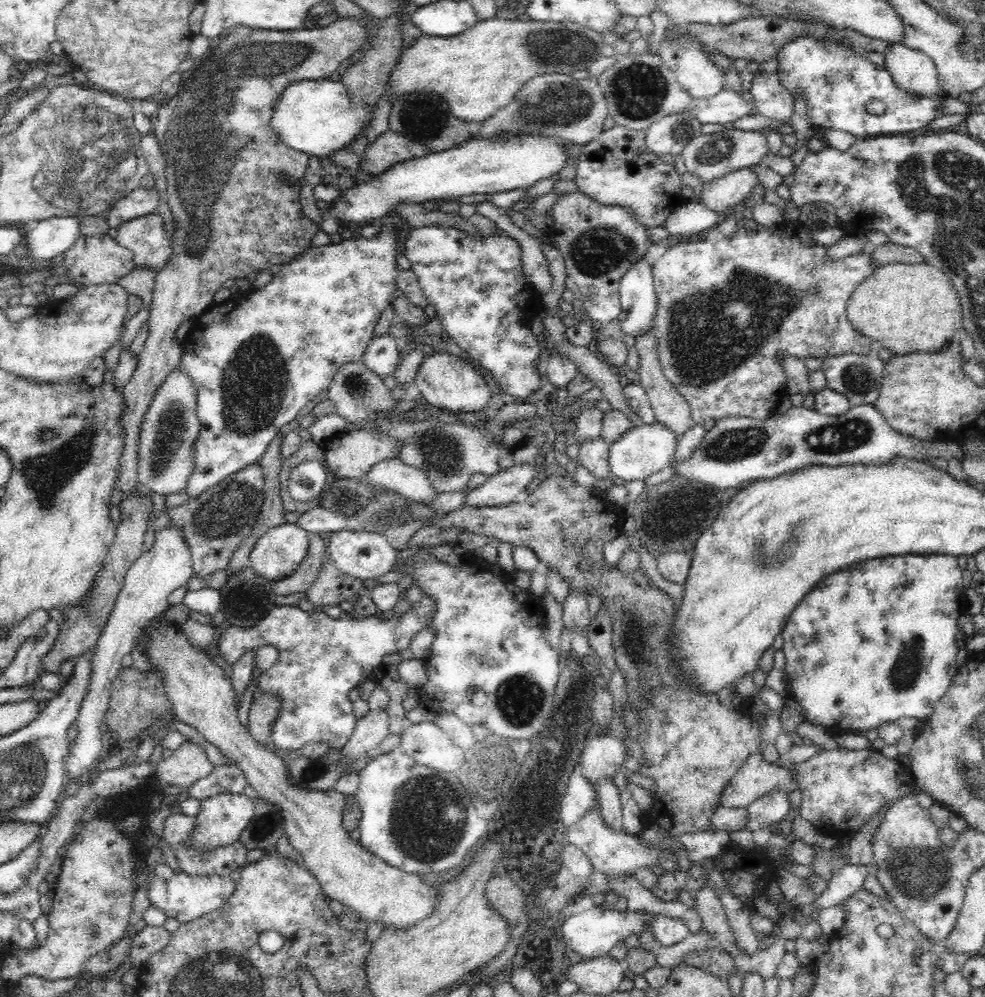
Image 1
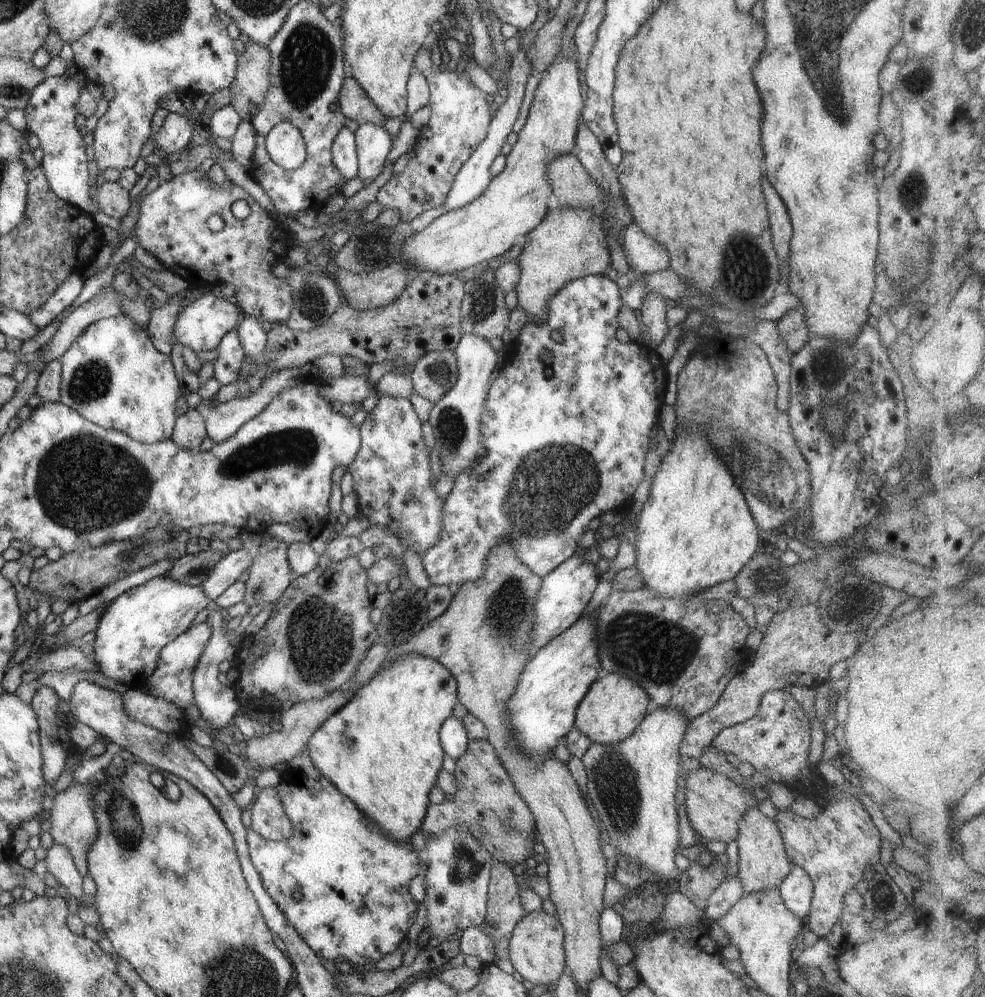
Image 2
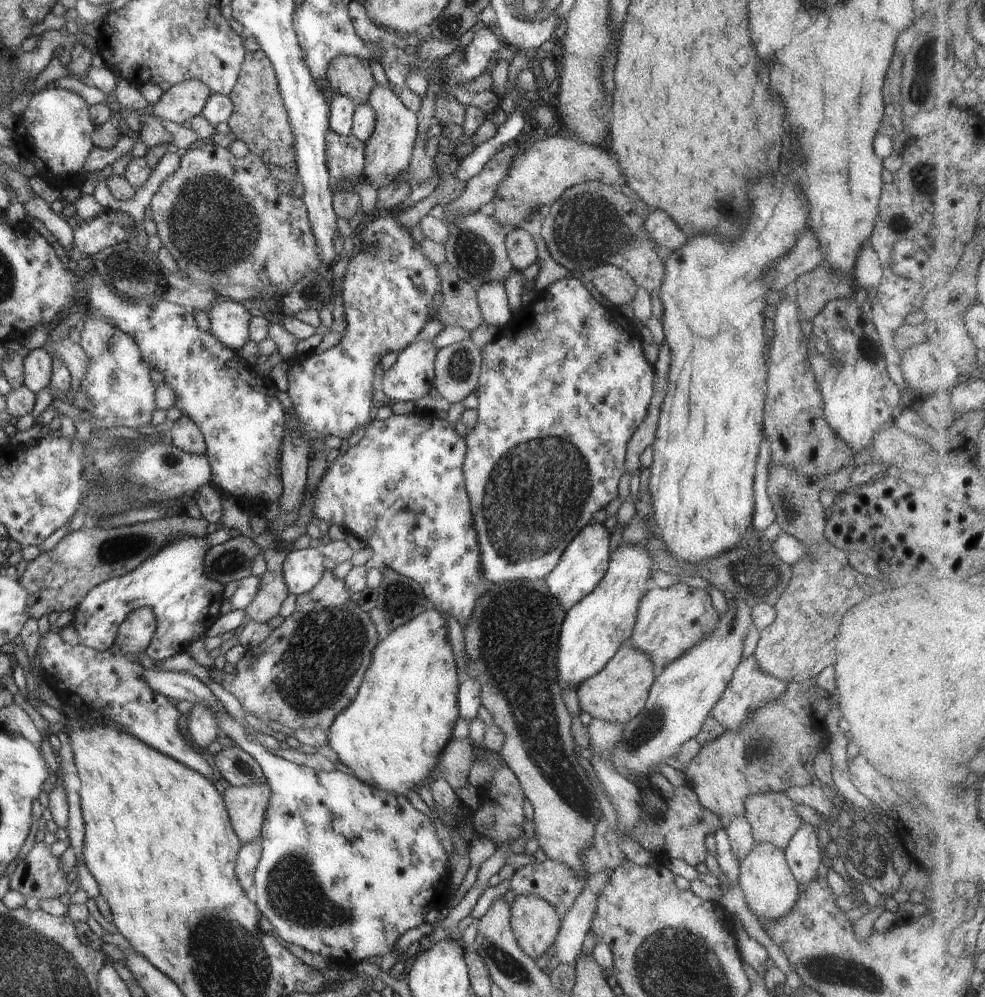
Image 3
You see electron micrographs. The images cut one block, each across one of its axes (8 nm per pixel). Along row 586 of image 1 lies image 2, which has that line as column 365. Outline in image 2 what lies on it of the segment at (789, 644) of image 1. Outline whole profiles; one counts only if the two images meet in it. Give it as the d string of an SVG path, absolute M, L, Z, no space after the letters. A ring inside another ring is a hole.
M284 771L281 776L282 782L279 782L276 788L281 803L283 804L285 813L288 815L289 822L292 823L292 832L288 838L277 841L266 840L262 835L254 832L251 828L247 830L247 845L249 846L249 853L252 864L259 872L262 884L265 891L275 900L278 908L284 913L288 922L298 931L298 934L304 939L310 948L320 958L327 958L328 960L338 960L338 962L350 962L358 967L363 967L364 964L374 964L387 954L394 952L399 948L400 943L407 938L408 929L414 924L417 915L418 903L412 898L408 891L410 880L416 875L421 874L424 870L425 856L423 852L414 849L411 841L395 841L387 837L379 826L368 818L357 806L348 798L343 792L340 792L326 777L322 776L320 780L308 778L308 782L298 784L298 782L288 782L283 778L306 778L300 772Z

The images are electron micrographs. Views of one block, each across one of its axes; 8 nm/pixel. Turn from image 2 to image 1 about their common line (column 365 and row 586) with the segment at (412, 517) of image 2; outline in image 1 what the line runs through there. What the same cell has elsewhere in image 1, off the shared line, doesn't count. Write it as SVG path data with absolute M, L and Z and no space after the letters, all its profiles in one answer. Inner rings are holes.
M421 548L420 552L417 552L411 557L410 562L398 569L402 572L402 576L409 573L413 579L413 584L418 585L423 596L434 597L436 601L436 612L432 616L432 620L428 622L427 628L433 628L436 630L436 636L432 641L432 645L429 648L430 654L424 659L424 667L426 667L426 675L428 675L428 682L424 686L417 688L420 702L424 702L425 705L435 713L446 712L454 714L457 718L460 718L467 726L484 725L487 729L490 729L491 734L502 738L510 738L512 740L530 740L534 739L544 727L544 722L548 719L548 716L552 712L555 688L559 679L559 661L560 652L557 646L552 646L548 643L548 639L543 634L543 624L541 623L542 615L542 602L541 597L536 594L535 590L524 590L513 585L511 579L506 582L504 578L500 576L494 576L496 580L496 586L492 590L480 590L480 584L482 582L482 574L486 572L486 568L478 568L476 566L448 566L447 563L440 562L438 558L432 558L424 548Z

